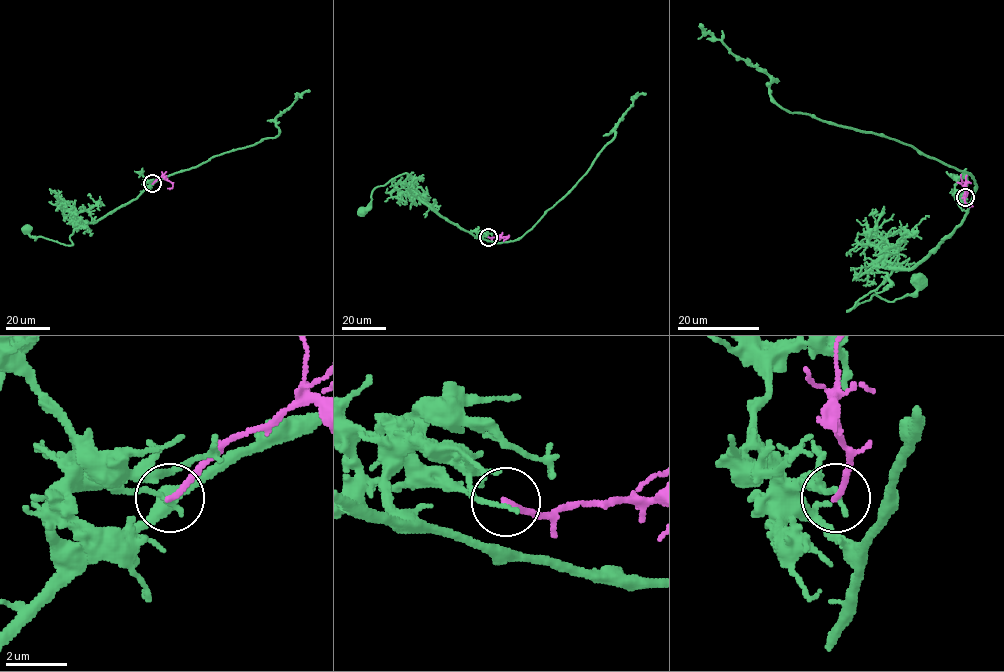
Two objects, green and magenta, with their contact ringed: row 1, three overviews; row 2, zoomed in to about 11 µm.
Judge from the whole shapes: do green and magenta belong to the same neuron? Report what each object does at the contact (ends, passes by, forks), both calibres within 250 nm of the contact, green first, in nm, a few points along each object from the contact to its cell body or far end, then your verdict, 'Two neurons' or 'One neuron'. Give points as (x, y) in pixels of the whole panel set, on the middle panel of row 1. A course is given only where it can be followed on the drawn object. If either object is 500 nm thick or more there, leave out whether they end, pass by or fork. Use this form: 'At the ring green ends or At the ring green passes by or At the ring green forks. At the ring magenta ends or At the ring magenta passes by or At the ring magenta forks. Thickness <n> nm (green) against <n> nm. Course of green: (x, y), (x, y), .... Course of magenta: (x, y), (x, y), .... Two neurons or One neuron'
At the ring green ends. At the ring magenta ends. Thickness 180 nm (green) against 180 nm. Course of green: (488, 237), (474, 236), (418, 199), (406, 183), (407, 173), (376, 187), (371, 202), (362, 212). Course of magenta: (488, 237), (508, 236), (503, 241). Two neurons

